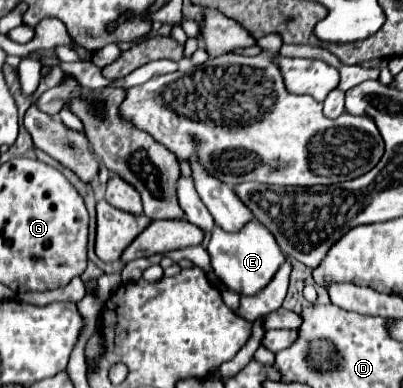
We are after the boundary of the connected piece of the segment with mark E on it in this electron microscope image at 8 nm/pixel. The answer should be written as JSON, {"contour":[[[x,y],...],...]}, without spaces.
{"contour":[[[249,221],[241,231],[229,233],[229,237],[221,237],[223,229],[213,229],[211,241],[207,245],[207,251],[211,255],[211,265],[215,269],[215,275],[235,293],[243,295],[255,295],[259,293],[277,273],[277,269],[285,263],[285,255],[279,249],[275,237],[271,231],[267,231],[265,225],[259,225],[259,221]]]}

